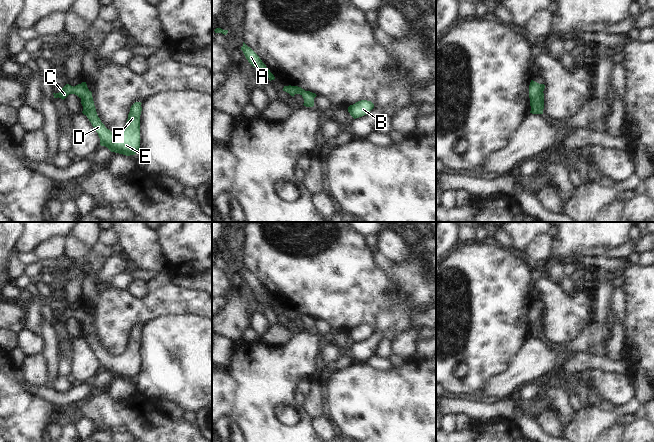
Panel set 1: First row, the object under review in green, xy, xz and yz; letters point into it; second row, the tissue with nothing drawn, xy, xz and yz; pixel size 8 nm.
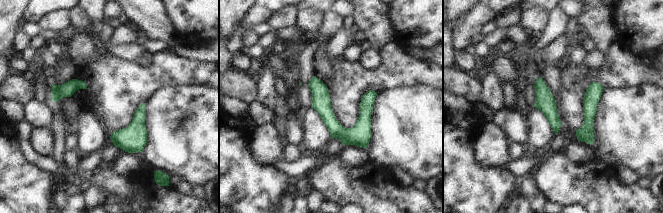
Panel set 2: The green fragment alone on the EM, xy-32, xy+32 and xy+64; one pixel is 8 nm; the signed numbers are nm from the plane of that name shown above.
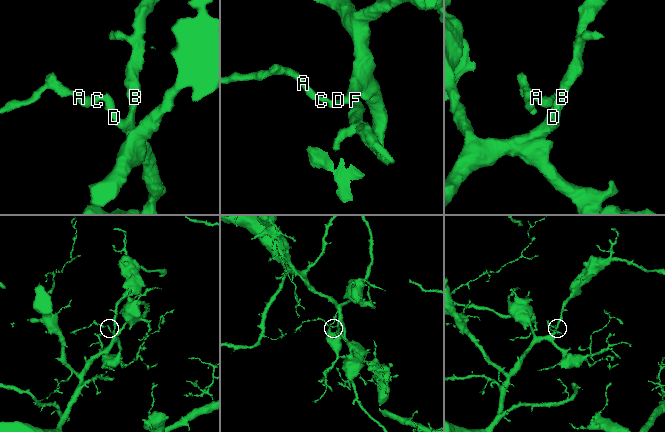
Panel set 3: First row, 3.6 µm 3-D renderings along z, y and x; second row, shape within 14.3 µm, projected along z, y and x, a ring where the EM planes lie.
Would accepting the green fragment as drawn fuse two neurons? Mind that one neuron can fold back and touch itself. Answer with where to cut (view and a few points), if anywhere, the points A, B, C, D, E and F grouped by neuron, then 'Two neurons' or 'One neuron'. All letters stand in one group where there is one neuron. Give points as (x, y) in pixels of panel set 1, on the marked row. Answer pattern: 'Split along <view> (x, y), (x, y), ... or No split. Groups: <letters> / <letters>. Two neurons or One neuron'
No split. Groups: A B C D E F. One neuron.

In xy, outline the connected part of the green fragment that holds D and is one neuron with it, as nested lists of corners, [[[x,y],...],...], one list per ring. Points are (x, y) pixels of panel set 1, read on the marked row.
[[[86,82],[76,86],[66,84],[59,93],[53,93],[54,98],[65,99],[69,94],[75,94],[81,99],[82,113],[87,116],[100,138],[100,145],[107,147],[111,152],[126,156],[135,155],[140,148],[140,115],[141,102],[135,102],[128,114],[125,127],[120,132],[111,132],[105,127],[97,115],[92,92]]]

